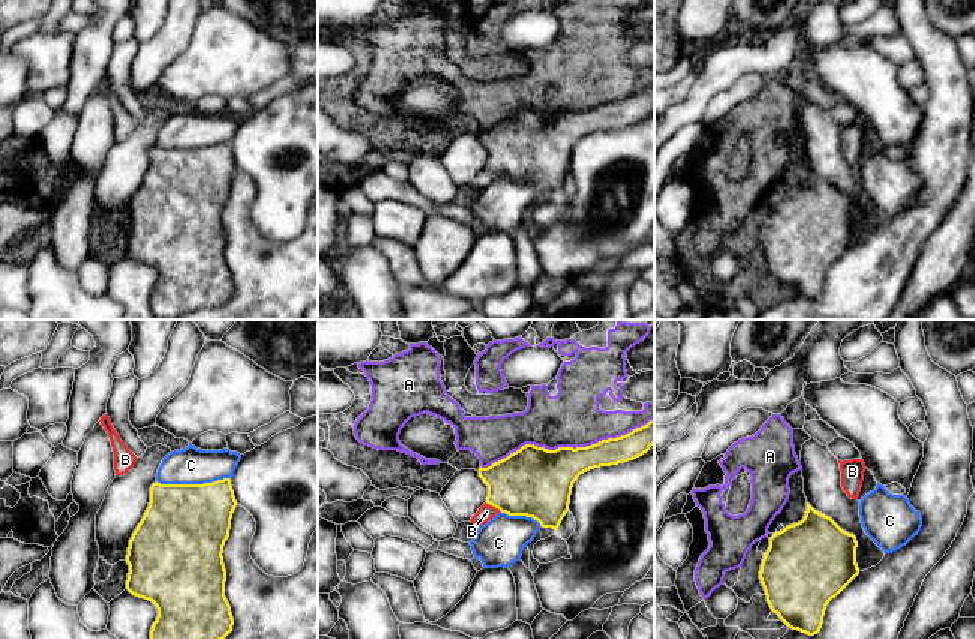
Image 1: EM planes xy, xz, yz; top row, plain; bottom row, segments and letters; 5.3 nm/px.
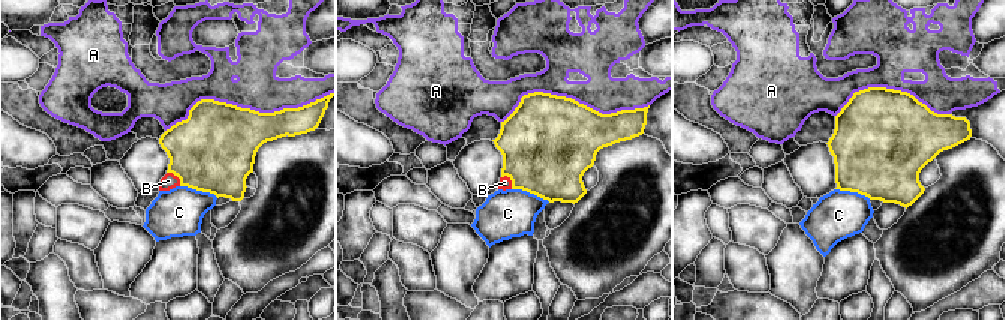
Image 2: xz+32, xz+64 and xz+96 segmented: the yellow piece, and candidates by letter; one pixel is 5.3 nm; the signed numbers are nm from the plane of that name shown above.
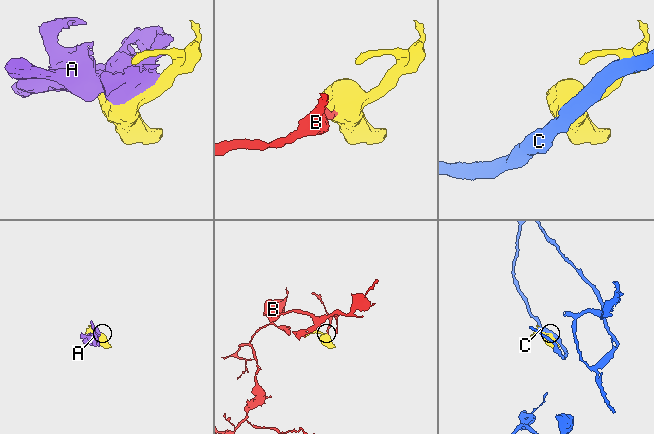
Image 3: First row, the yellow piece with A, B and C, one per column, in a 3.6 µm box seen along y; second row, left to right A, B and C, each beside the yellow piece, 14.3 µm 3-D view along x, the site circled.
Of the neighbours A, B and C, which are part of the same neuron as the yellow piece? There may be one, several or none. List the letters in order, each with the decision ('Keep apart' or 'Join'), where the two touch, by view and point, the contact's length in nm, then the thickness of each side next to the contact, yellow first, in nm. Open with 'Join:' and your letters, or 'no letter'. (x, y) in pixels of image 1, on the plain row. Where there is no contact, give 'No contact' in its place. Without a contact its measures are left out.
Join: B
A: Keep apart. Touches yellow at xz (566, 111). Shared border 950 nm. Thickness 380 nm (yellow) against 300 nm
B: Join. Touches yellow at xz (492, 170). Shared border 100 nm. Thickness 380 nm (yellow) against 90 nm
C: Keep apart. Touches yellow at xy (192, 149). Shared border 400 nm. Thickness 460 nm (yellow) against 200 nm

